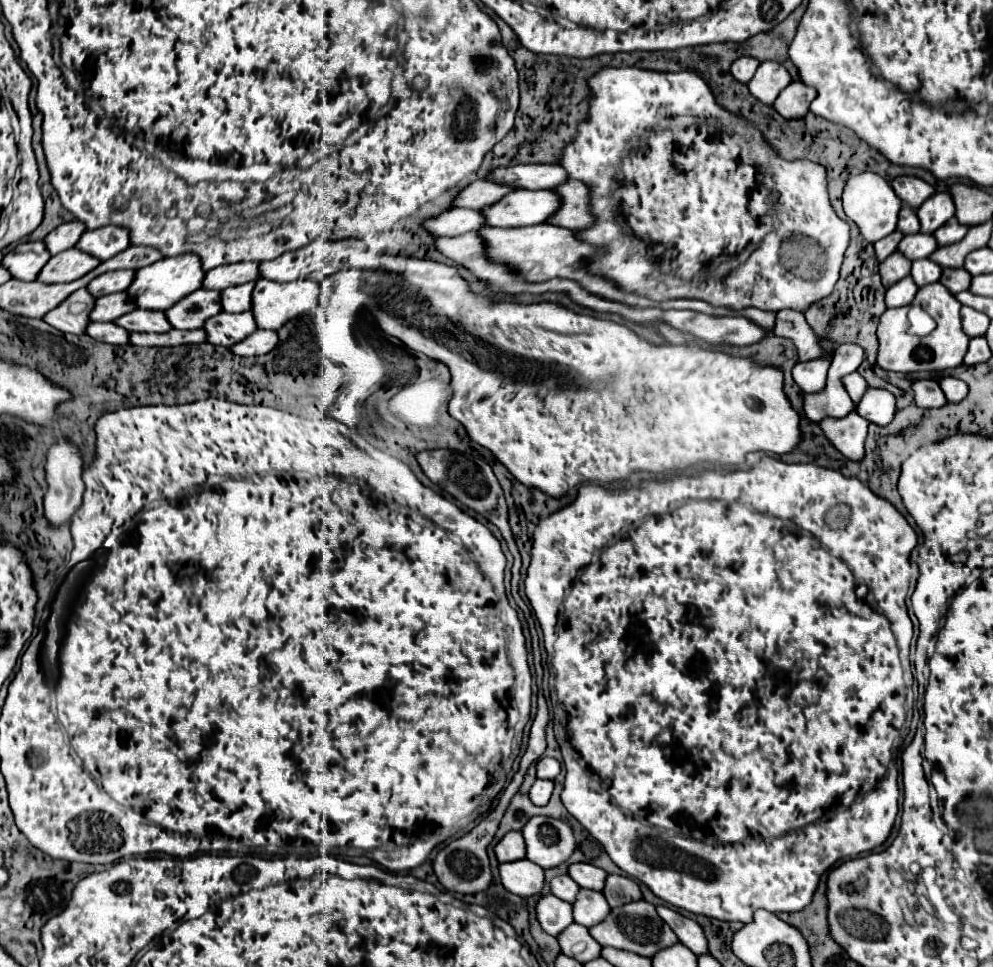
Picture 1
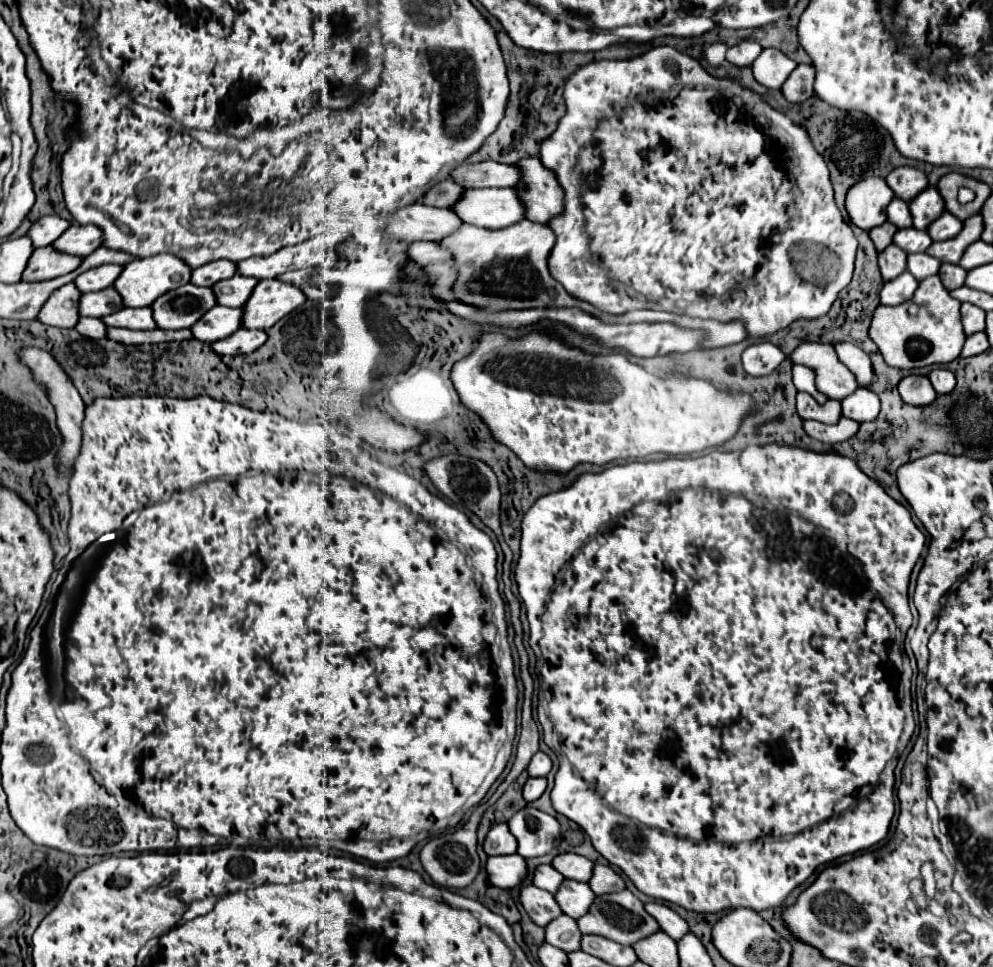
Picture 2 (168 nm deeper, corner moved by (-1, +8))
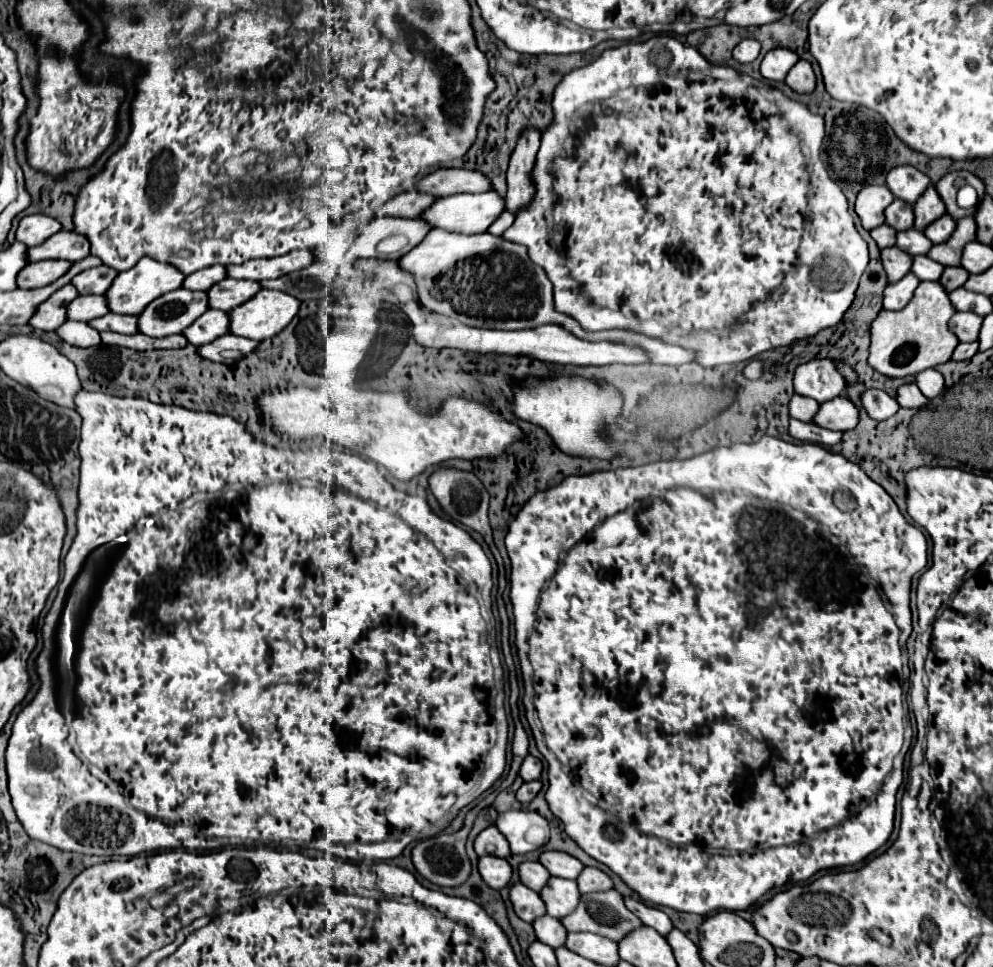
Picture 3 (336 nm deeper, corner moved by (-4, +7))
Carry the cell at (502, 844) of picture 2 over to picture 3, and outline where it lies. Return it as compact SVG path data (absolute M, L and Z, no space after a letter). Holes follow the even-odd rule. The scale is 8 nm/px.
M488 827L484 829L476 841L474 841L474 851L482 857L482 855L496 855L496 857L508 857L510 855L510 847L508 847L508 839L498 831L498 827Z

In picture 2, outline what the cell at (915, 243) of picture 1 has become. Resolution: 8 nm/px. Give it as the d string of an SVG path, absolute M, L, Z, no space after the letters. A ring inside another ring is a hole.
M903 228L897 230L897 234L893 236L893 244L897 244L899 248L903 248L905 252L925 252L931 246L931 238L925 230L917 230L917 228Z

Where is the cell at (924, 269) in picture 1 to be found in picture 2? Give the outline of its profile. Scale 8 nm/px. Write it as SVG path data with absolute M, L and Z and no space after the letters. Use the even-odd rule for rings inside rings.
M909 254L909 262L907 262L907 270L917 278L923 280L927 276L933 276L939 272L941 262L929 254Z

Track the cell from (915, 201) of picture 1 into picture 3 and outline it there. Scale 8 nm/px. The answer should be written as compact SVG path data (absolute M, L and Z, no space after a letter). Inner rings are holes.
M902 165L902 167L890 169L886 177L886 185L898 199L906 203L914 203L926 191L926 187L930 185L930 179L916 167Z

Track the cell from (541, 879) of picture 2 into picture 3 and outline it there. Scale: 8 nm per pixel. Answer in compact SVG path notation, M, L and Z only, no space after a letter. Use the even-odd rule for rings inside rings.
M526 861L520 865L520 881L534 889L540 891L550 879L550 873L546 871L546 867L542 867L542 863L534 863L534 861Z

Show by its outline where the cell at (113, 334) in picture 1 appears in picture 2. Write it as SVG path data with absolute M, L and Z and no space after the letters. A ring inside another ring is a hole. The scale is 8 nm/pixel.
M79 318L79 322L75 324L75 330L77 330L79 334L83 334L85 338L99 340L99 338L105 336L107 326L105 326L99 318Z

